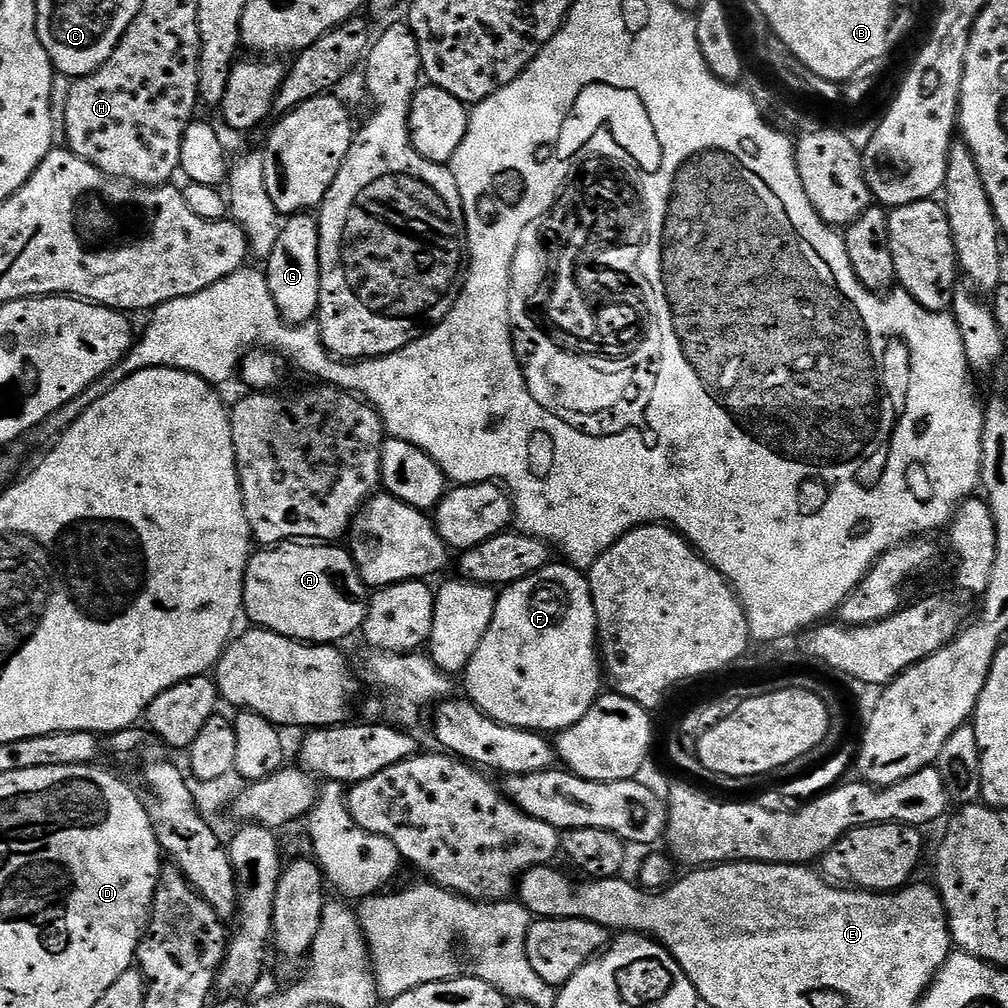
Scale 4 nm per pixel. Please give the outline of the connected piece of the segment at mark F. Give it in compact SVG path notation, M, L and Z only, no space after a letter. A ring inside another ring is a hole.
M560 562L548 563L545 568L538 570L534 574L530 574L530 578L522 578L518 582L507 585L497 595L496 609L494 610L494 618L490 618L490 626L486 630L486 634L482 638L482 642L478 642L478 650L474 650L474 658L470 658L468 667L462 673L464 679L464 688L467 699L471 700L477 708L481 708L483 712L492 720L497 720L500 724L505 724L511 728L527 728L529 732L539 732L541 734L559 734L564 729L574 726L585 714L590 710L590 706L596 701L597 696L601 695L600 676L602 680L602 660L598 655L598 633L596 630L596 611L594 610L594 602L590 594L590 586L588 585L587 575L581 569L567 563Z

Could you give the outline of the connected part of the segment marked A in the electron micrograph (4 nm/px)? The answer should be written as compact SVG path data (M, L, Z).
M285 540L283 544L274 544L271 546L261 547L259 550L253 551L248 558L248 569L244 575L244 606L242 609L245 617L252 619L251 623L258 628L265 628L274 634L282 634L291 640L303 640L314 644L336 644L344 640L347 636L352 636L361 631L364 626L364 619L368 613L368 601L370 599L370 589L364 583L362 574L358 570L358 566L354 562L351 552L347 547L337 546L332 542L301 542L299 540Z

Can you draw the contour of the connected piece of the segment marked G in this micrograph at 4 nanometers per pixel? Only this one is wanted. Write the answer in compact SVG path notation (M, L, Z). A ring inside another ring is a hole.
M297 214L283 221L278 242L266 261L266 275L270 294L274 294L274 306L286 324L307 324L317 319L320 311L320 225L312 214Z

